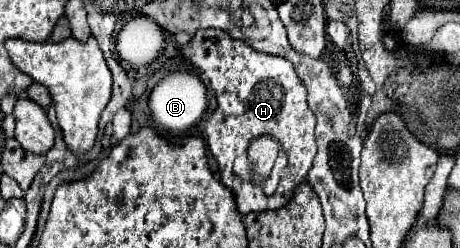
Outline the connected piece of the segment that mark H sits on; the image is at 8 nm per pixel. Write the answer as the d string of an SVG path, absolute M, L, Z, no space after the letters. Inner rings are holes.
M198 29L190 43L182 47L182 55L190 59L192 65L202 71L202 75L206 75L210 87L216 93L218 107L206 121L204 133L210 153L220 165L220 179L226 187L234 191L240 213L246 215L250 211L284 207L292 199L296 185L306 181L306 175L316 155L316 117L306 103L306 89L298 79L292 63L284 57L254 51L244 41L230 39L222 29ZM262 135L268 135L280 143L280 151L272 170L280 169L278 189L270 197L264 195L258 185L242 181L232 171L234 157L244 153L252 139Z

